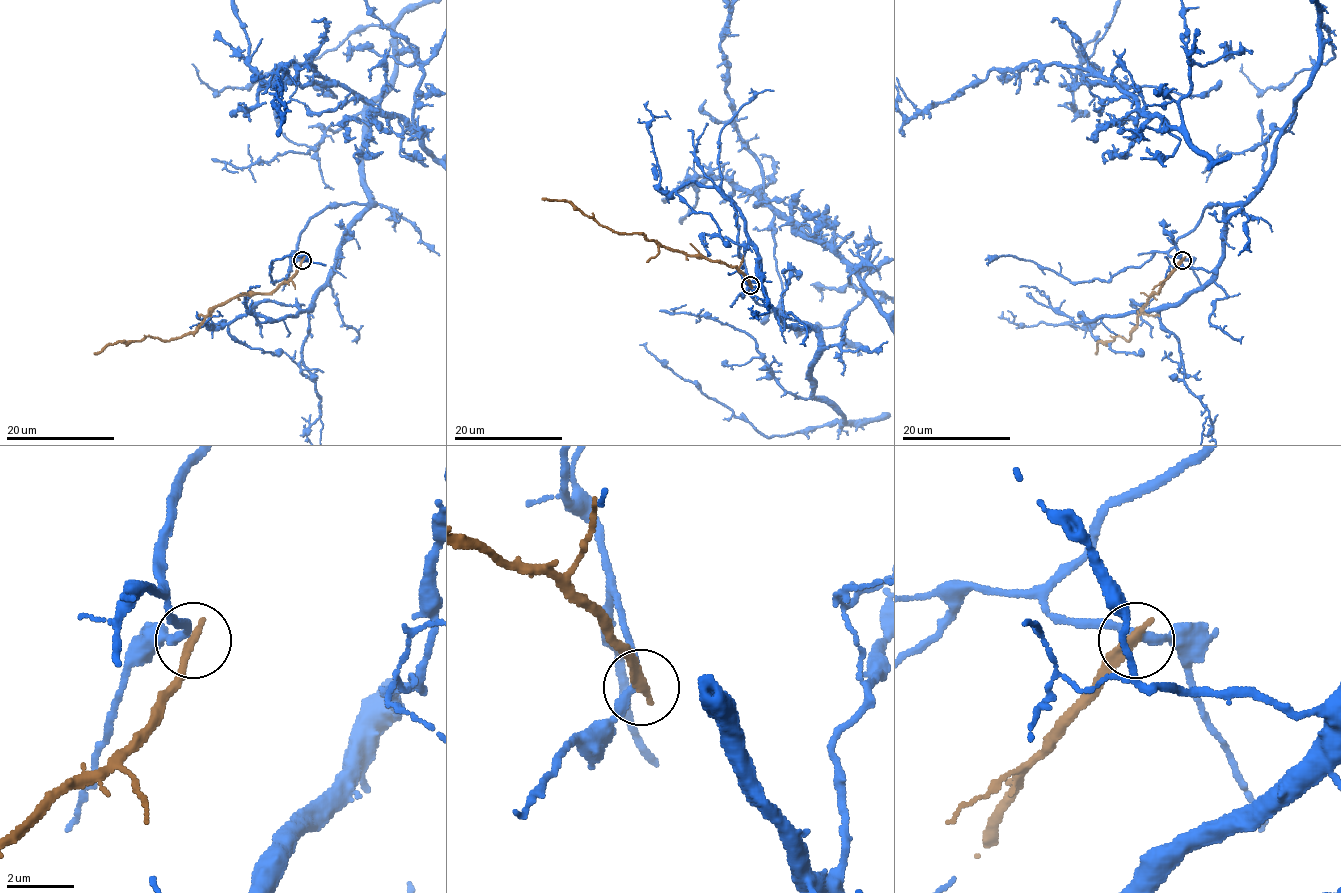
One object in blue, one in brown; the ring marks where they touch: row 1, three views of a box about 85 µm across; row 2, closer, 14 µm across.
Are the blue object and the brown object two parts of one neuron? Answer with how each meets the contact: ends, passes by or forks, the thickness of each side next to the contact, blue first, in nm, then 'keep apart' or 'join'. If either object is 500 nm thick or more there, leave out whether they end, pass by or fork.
blue passes by; brown ends there; 240 nm thick on the blue side, 280 nm on the other; keep apart

